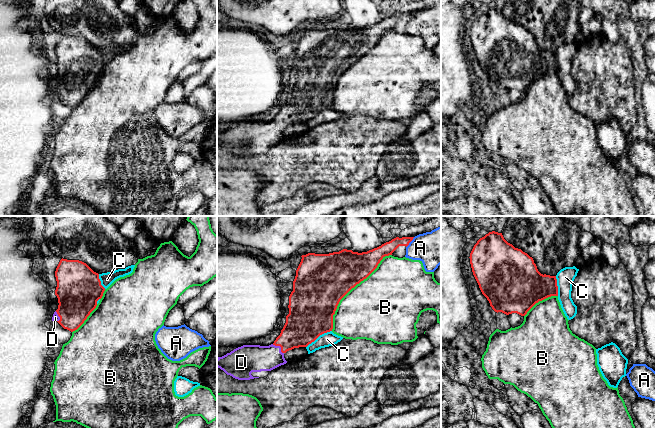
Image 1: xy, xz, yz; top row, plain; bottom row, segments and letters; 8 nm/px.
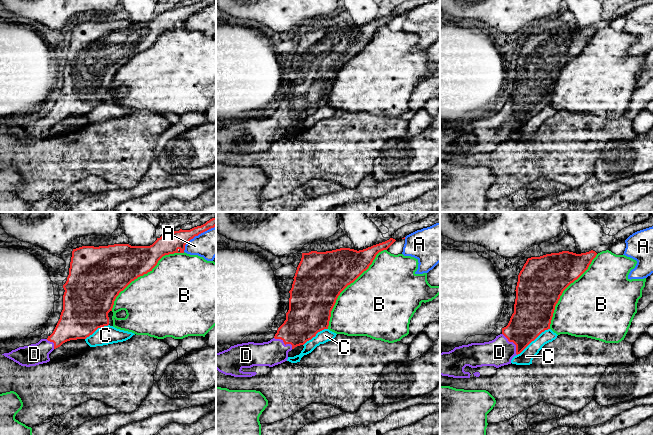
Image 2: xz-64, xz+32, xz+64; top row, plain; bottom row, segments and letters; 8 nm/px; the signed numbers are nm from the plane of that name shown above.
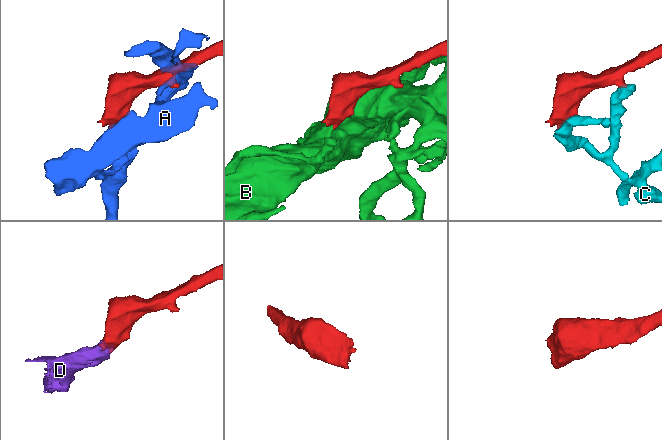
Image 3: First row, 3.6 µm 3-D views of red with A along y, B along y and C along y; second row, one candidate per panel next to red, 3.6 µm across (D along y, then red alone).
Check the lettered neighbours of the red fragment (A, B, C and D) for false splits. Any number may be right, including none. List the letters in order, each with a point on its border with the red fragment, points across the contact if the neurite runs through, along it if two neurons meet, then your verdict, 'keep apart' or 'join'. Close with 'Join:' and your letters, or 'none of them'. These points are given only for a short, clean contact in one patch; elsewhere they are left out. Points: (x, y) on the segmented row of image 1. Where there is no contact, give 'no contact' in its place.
A: meets red in xz at (410, 241); keep apart
B: meets red in xz at (351, 288); keep apart
C: meets red in xz at (318, 336); border along xz (331, 330), (320, 334), (306, 347); keep apart
D: meets red in xz at (279, 345); join
Join: D

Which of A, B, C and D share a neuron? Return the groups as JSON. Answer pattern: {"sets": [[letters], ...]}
{"sets": [["A"], ["B"], ["C"], ["D"]]}

